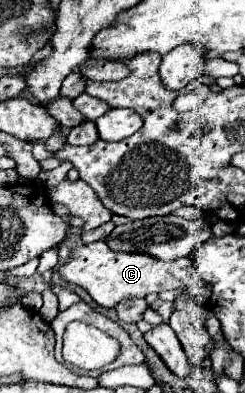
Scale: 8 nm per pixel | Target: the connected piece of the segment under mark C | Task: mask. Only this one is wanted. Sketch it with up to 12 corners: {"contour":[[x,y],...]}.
{"contour":[[76,247],[60,271],[102,307],[184,289],[211,295],[192,259]]}

